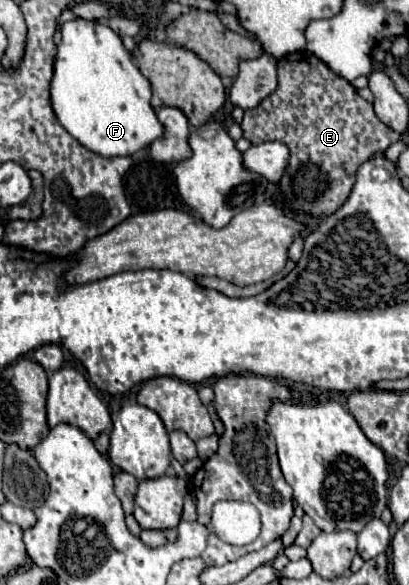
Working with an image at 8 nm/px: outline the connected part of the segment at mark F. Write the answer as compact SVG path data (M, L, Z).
M77 17L61 25L63 39L57 47L55 71L51 79L51 103L59 123L89 151L103 157L133 155L139 149L145 149L151 141L163 135L163 125L157 121L155 111L151 109L151 85L135 67L129 51L125 49L121 37L105 23Z

